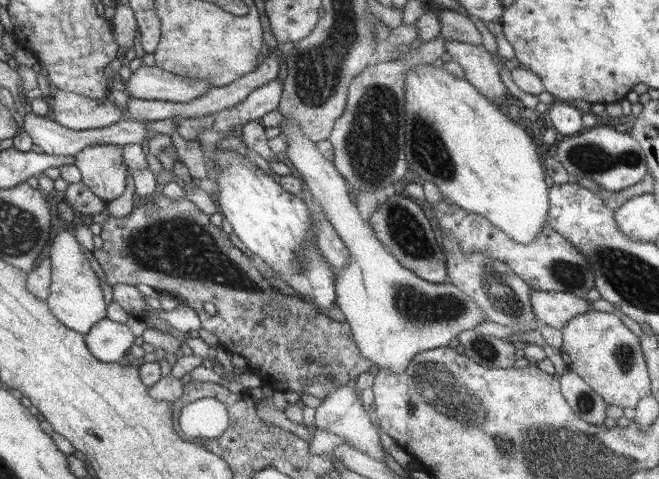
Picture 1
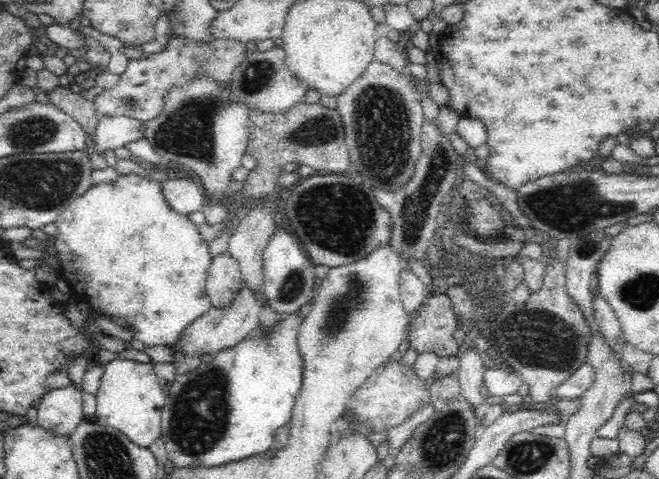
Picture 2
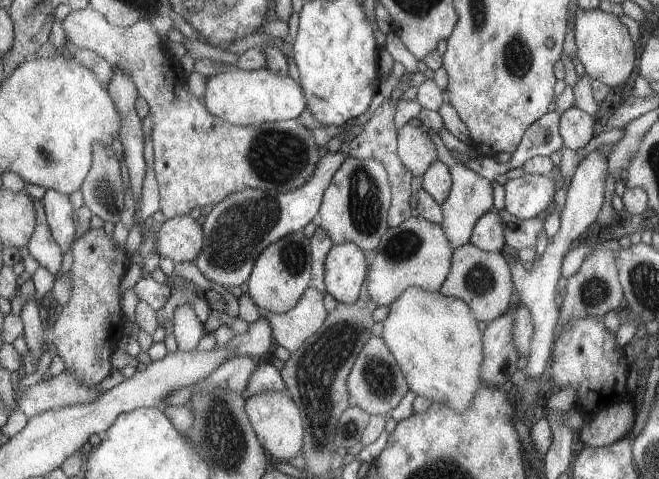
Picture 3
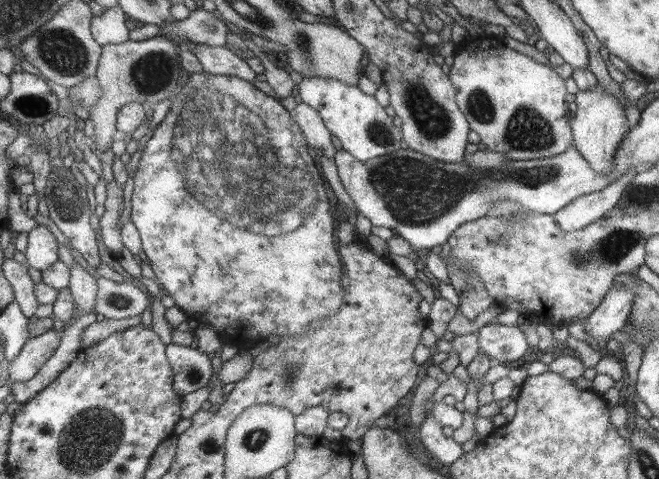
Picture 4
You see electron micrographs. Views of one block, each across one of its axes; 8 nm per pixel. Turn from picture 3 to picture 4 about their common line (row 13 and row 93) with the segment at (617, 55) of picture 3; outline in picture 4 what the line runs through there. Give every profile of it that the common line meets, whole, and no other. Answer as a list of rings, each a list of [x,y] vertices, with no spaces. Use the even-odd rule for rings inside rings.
[[[596,82],[588,90],[579,90],[576,94],[577,111],[573,114],[574,146],[589,160],[590,166],[598,174],[610,174],[614,168],[614,154],[621,145],[622,138],[626,134],[626,118],[624,110],[620,108],[620,102],[616,96],[604,90],[600,82]]]

